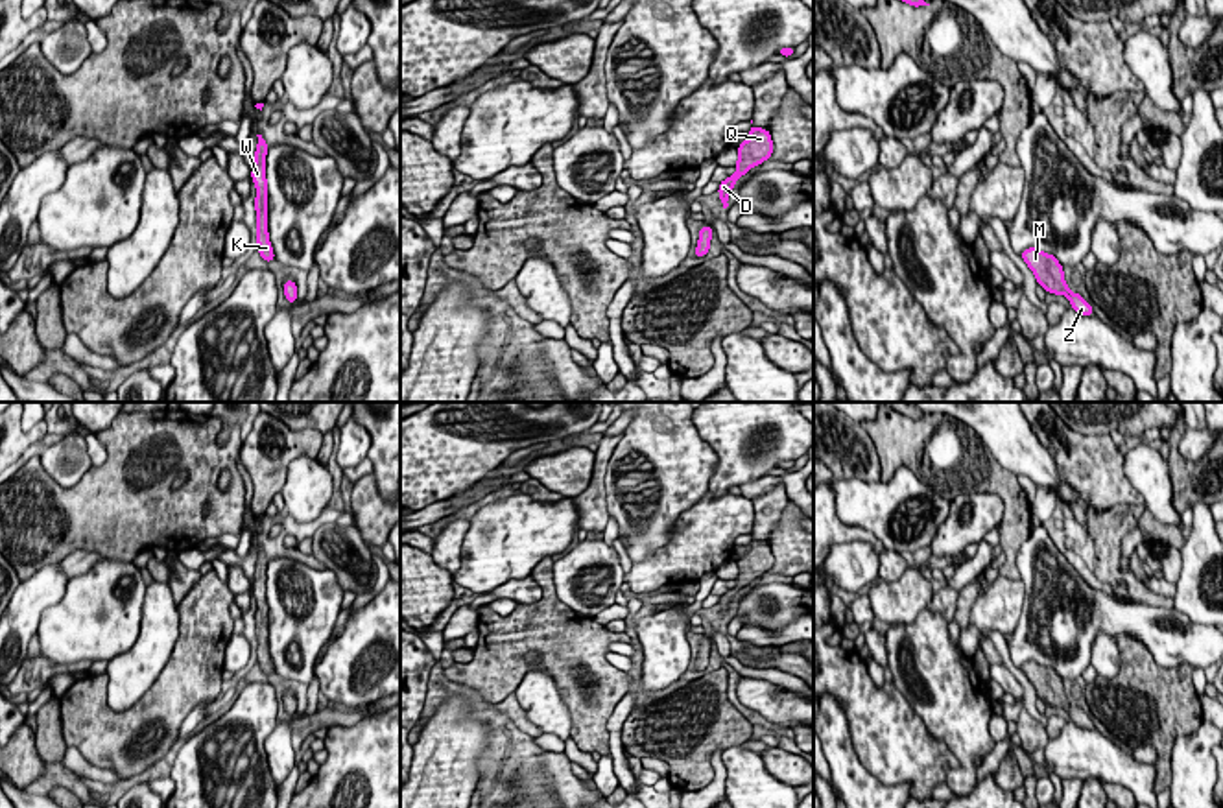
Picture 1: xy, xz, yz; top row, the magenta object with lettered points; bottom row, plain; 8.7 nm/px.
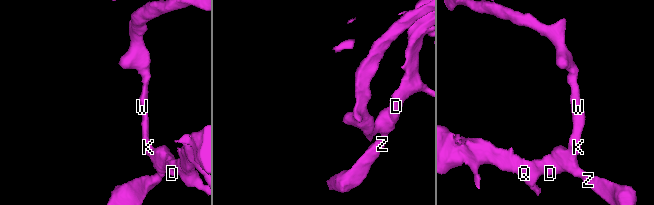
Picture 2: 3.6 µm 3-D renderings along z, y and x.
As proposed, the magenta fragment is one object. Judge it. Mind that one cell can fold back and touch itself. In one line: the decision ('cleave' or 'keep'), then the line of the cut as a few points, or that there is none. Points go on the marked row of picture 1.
keep; no cut

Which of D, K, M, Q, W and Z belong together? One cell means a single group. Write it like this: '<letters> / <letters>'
D K M Q W Z

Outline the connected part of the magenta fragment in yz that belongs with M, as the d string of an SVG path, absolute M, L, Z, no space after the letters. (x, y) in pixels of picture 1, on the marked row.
M1027 247L1020 256L1035 273L1037 284L1055 295L1066 295L1077 314L1094 315L1092 306L1079 293L1070 291L1064 282L1063 266L1053 255L1042 253L1035 247Z

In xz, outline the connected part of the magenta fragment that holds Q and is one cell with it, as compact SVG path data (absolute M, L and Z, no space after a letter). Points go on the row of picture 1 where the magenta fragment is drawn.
M753 127L749 129L751 137L738 148L736 173L719 183L719 199L723 208L729 207L727 199L732 192L734 183L747 173L753 166L762 164L771 157L775 146L767 129Z

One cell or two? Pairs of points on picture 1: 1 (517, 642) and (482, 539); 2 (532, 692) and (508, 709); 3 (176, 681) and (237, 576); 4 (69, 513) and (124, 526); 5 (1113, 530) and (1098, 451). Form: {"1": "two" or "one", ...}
{"1": "two", "2": "two", "3": "two", "4": "one", "5": "two"}

